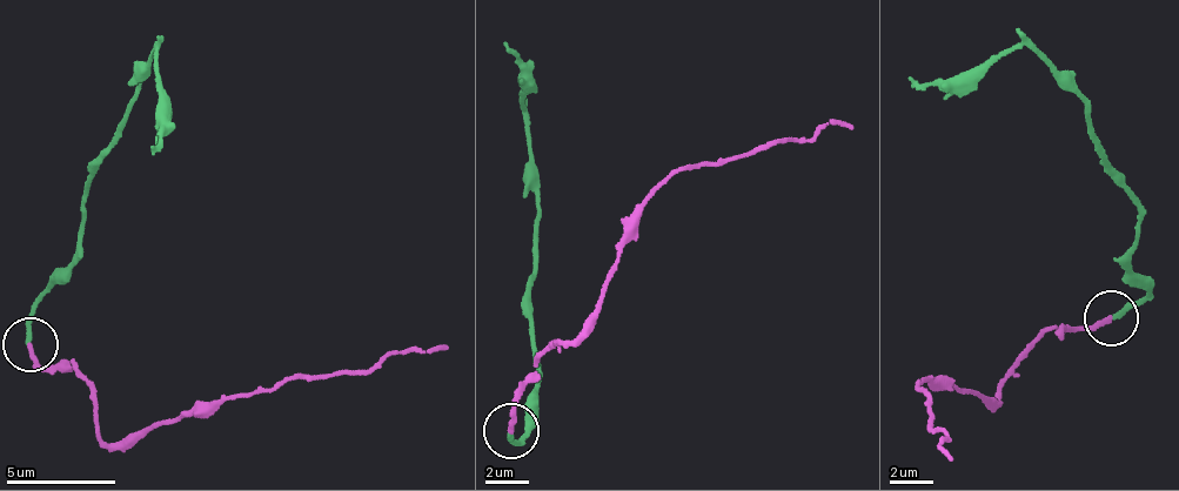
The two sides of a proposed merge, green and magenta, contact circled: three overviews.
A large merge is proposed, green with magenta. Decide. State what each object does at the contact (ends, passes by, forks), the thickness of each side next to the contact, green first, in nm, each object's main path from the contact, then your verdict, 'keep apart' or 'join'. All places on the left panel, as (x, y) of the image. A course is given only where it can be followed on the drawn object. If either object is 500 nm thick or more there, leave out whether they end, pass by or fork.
green ends | magenta ends | 240/240 nm | green via (31, 343), (53, 274), (72, 267), (92, 157), (112, 146), (139, 75), (156, 51), (166, 126), (151, 148) | magenta via (32, 347), (40, 371), (75, 369), (107, 443), (230, 401), (409, 350), (448, 349) | join

